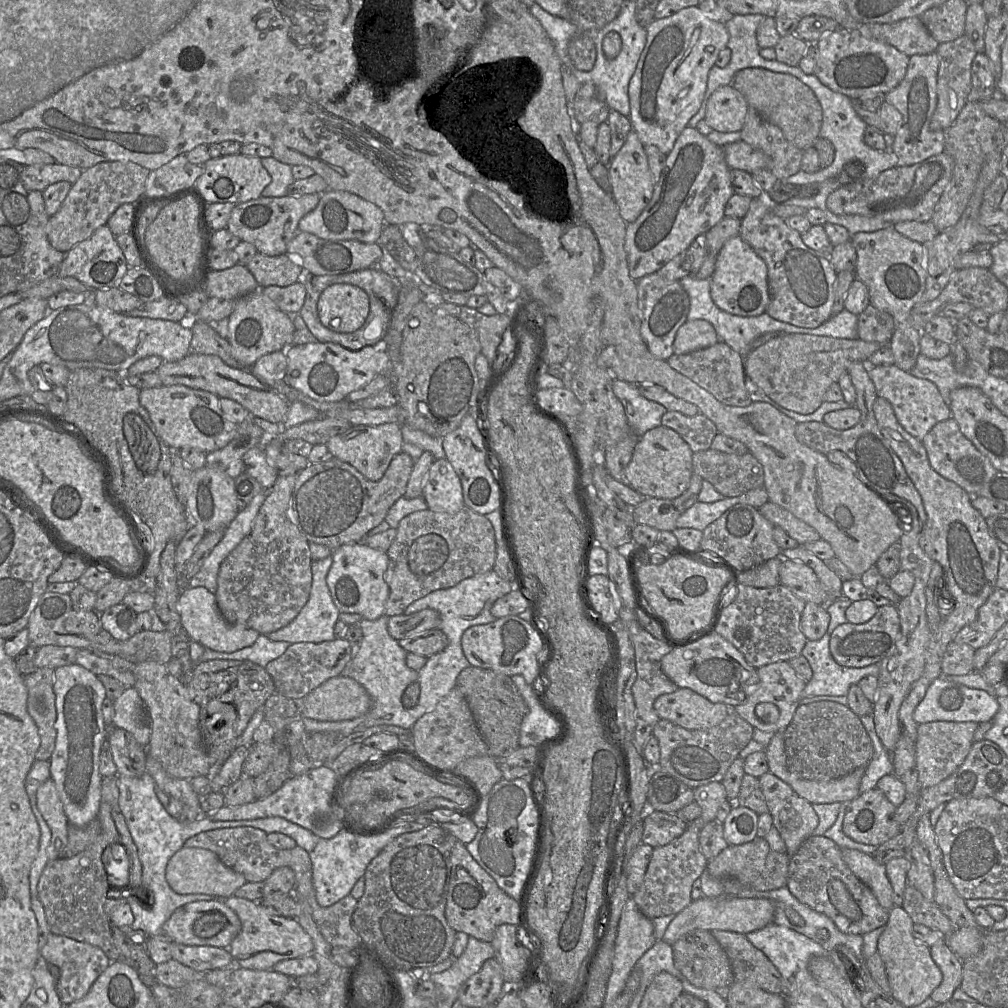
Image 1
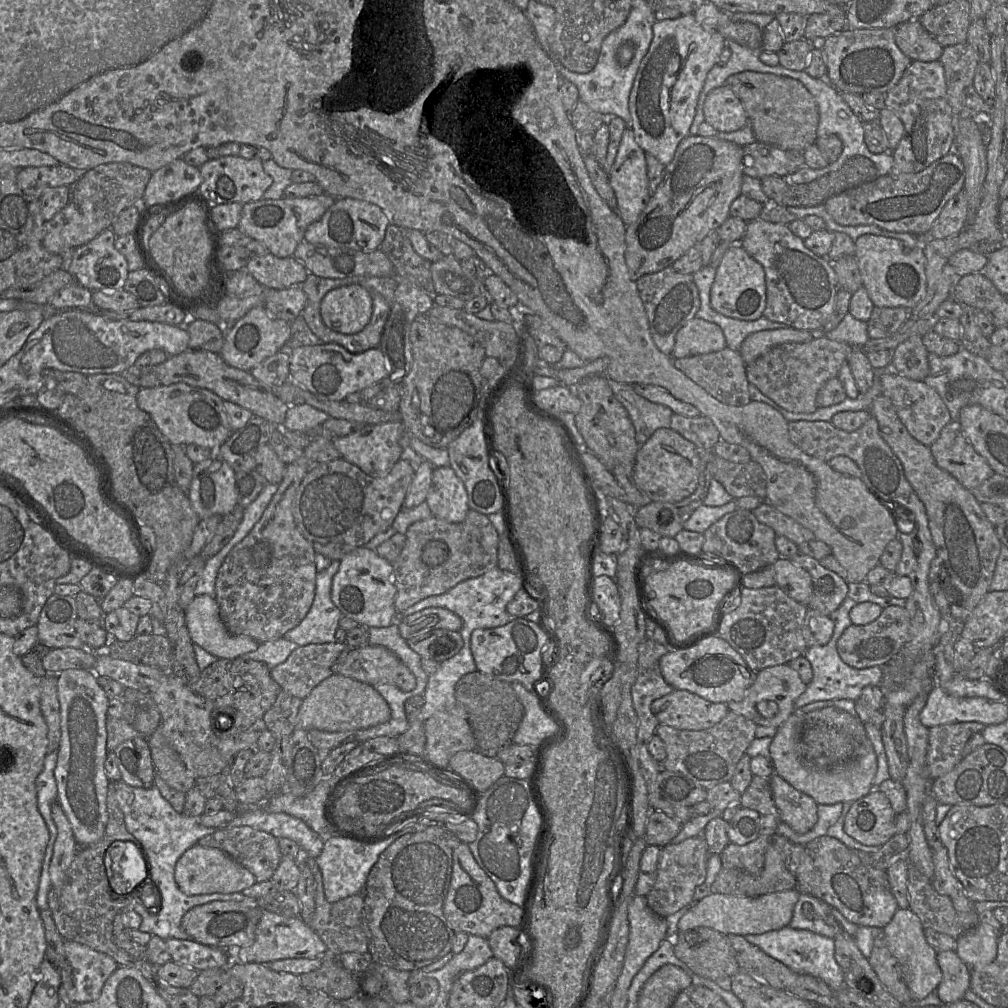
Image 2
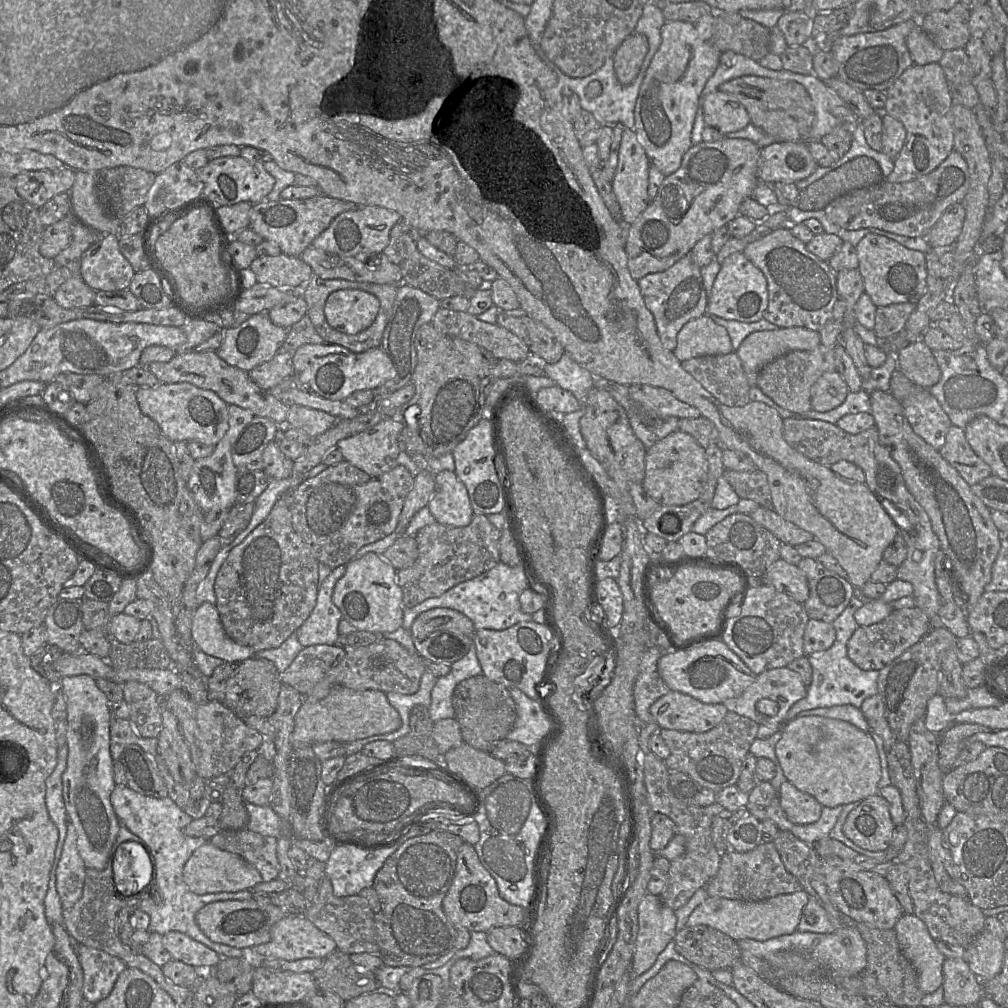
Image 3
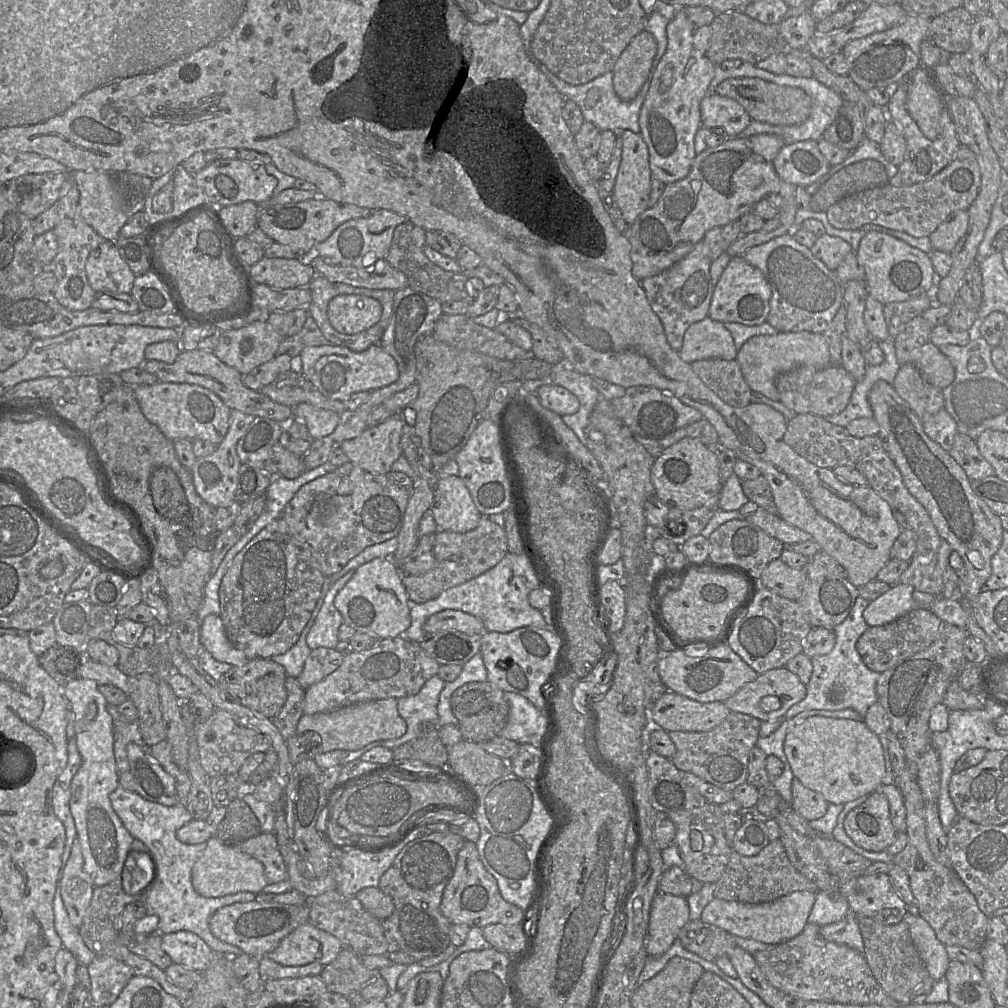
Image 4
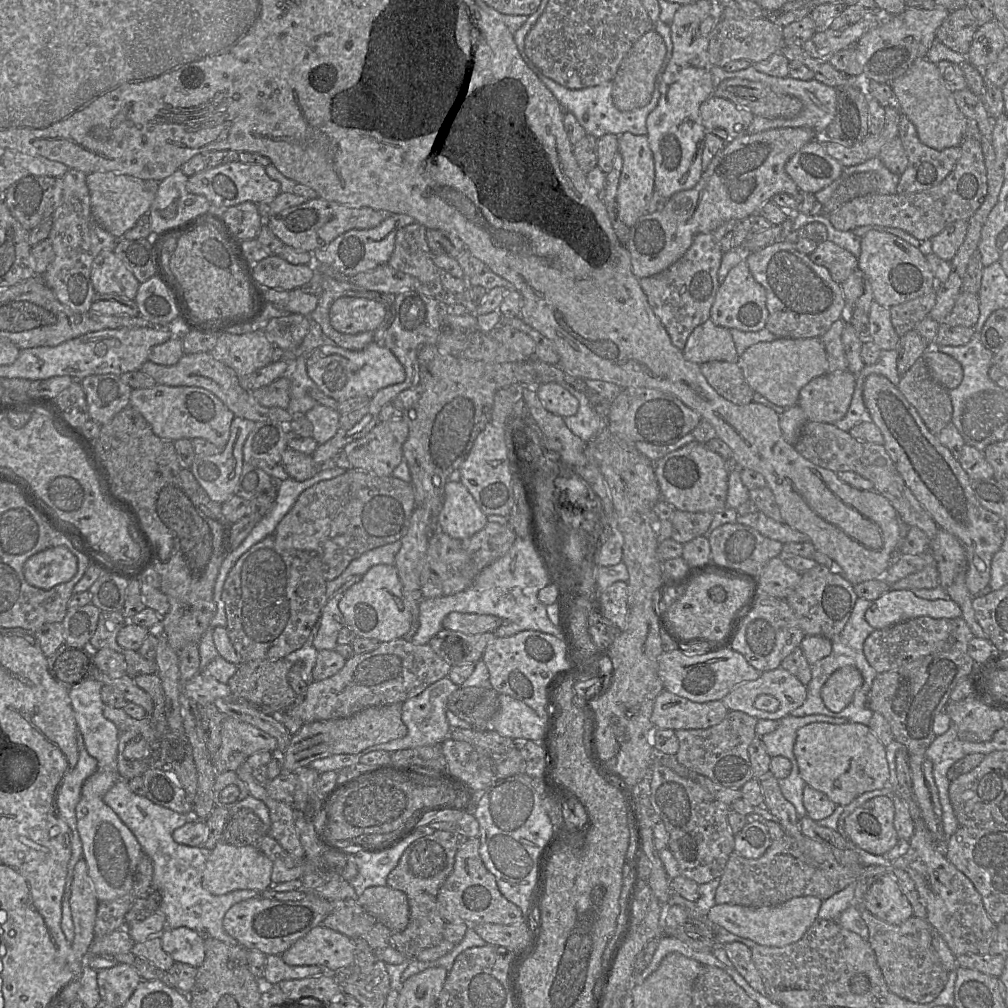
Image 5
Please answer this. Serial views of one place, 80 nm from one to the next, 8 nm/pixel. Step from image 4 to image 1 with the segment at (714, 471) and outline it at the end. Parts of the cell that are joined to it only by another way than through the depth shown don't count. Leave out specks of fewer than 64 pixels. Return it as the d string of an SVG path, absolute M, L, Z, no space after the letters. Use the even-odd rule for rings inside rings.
M660 425L639 437L626 469L628 485L645 498L675 499L689 486L693 451L673 429Z

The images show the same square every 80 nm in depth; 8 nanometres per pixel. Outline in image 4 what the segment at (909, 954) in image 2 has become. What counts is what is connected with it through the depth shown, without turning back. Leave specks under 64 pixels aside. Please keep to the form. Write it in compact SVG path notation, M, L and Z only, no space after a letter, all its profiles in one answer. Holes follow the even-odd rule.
M907 913L903 920L909 924L914 946L929 975L935 982L939 981L944 977L950 961L945 945L937 939L934 930L919 915Z

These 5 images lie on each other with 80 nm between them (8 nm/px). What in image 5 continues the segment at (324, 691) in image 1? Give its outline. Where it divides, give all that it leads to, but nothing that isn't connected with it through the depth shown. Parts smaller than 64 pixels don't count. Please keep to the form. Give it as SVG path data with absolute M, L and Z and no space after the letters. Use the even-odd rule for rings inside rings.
M402 703L369 707L346 718L306 723L291 737L286 752L279 756L282 770L296 772L318 759L338 754L358 754L370 746L403 738L407 731L402 721Z

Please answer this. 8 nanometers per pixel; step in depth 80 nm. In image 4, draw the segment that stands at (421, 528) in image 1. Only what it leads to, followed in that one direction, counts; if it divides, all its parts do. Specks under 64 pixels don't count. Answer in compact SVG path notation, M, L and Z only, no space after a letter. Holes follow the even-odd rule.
M482 515L476 528L458 533L453 531L437 530L433 534L433 553L435 566L433 569L418 575L402 574L402 581L411 604L419 604L436 598L441 592L464 583L494 567L508 552L507 538L504 527L491 521L488 516Z

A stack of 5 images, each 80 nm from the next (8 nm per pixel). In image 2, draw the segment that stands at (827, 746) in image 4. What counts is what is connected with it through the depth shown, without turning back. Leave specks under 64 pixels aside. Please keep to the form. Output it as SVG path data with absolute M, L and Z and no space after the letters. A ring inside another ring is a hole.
M799 709L778 727L770 745L770 758L777 774L798 791L812 797L818 805L855 802L873 790L873 779L877 773L877 756L867 738L867 749L854 758L830 768L809 765L801 756L801 738L804 730L804 716Z

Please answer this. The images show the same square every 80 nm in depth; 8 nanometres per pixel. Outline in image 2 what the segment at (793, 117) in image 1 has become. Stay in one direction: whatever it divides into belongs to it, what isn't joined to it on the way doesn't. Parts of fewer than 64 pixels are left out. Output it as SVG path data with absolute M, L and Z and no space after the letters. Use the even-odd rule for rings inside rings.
M743 71L727 78L725 86L739 98L758 142L786 151L803 151L817 139L819 109L809 90L798 80L772 73Z

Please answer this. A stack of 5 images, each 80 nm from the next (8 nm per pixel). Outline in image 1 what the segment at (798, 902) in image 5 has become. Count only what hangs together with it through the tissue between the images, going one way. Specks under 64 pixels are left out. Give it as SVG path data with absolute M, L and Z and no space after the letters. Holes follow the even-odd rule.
M720 895L717 897L701 897L692 902L675 915L667 926L662 940L673 945L681 936L695 929L728 930L742 933L764 928L774 922L775 903L768 898L742 898L737 895Z

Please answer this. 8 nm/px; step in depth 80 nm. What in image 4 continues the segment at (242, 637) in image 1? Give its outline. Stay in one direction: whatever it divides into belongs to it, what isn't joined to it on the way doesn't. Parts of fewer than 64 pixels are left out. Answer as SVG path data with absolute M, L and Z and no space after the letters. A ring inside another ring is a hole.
M209 614L200 622L200 643L219 662L240 666L249 660L229 641L219 615Z

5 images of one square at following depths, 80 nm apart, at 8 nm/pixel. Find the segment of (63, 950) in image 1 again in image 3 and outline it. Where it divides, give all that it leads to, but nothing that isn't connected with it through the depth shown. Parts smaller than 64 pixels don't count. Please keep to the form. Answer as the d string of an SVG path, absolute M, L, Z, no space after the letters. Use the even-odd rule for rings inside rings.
M75 945L75 952L83 970L83 997L96 1004L111 993L126 964L106 952L85 945Z

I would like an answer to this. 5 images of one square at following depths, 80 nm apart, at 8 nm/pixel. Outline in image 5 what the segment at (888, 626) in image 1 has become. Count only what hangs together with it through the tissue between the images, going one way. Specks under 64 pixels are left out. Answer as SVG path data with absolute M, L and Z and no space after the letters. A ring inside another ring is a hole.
M921 616L874 630L864 641L863 652L870 666L880 674L933 653L942 646L948 635L949 619Z

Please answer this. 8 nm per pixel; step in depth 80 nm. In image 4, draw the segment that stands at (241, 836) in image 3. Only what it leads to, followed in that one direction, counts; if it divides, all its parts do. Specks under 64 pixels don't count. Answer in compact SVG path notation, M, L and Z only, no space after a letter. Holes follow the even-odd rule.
M262 833L243 842L228 846L233 846L239 849L241 852L246 853L258 860L264 866L264 874L268 885L282 882L288 879L287 867L280 852L274 833Z

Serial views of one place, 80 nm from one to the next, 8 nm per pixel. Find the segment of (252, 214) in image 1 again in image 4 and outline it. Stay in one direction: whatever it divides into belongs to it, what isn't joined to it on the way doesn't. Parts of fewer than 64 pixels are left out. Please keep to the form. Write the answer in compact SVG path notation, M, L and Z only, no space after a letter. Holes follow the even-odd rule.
M323 197L278 205L259 205L257 227L266 235L285 246L289 246L298 257L307 257L314 246L326 240L342 223L370 215L372 210L354 204L339 203Z

